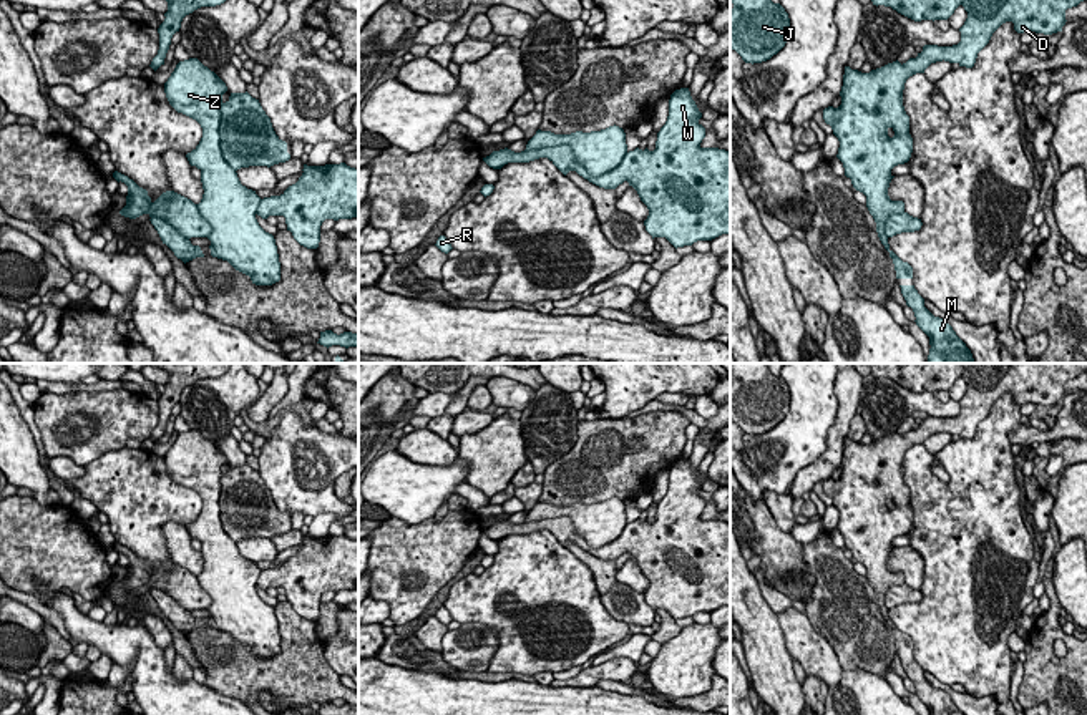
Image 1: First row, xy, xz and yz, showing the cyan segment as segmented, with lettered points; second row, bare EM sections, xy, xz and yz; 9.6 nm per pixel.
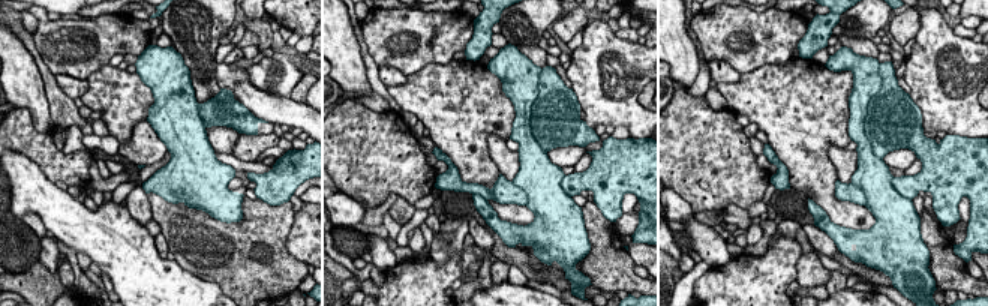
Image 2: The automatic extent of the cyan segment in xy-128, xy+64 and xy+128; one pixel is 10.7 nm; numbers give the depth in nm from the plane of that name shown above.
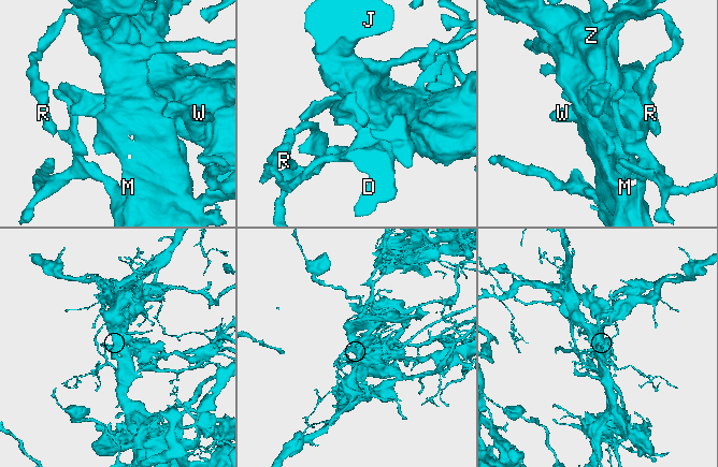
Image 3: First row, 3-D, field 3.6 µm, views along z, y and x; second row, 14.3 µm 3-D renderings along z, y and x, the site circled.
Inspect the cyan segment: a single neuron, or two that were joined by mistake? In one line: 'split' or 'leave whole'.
leave whole

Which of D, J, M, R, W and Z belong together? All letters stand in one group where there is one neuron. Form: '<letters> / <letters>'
D J M R W Z

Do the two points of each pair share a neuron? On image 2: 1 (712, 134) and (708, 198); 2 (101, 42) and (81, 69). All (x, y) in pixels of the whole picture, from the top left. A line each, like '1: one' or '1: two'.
1: one
2: one

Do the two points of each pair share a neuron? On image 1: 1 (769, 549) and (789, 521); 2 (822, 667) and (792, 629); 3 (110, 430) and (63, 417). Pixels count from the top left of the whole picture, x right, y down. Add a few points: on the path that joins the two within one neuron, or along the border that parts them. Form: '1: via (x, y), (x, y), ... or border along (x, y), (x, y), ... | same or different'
1: border along (764, 501), (775, 523), (789, 533) | different
2: via (817, 657), (802, 639) | same
3: via (98, 423), (75, 423) | same

